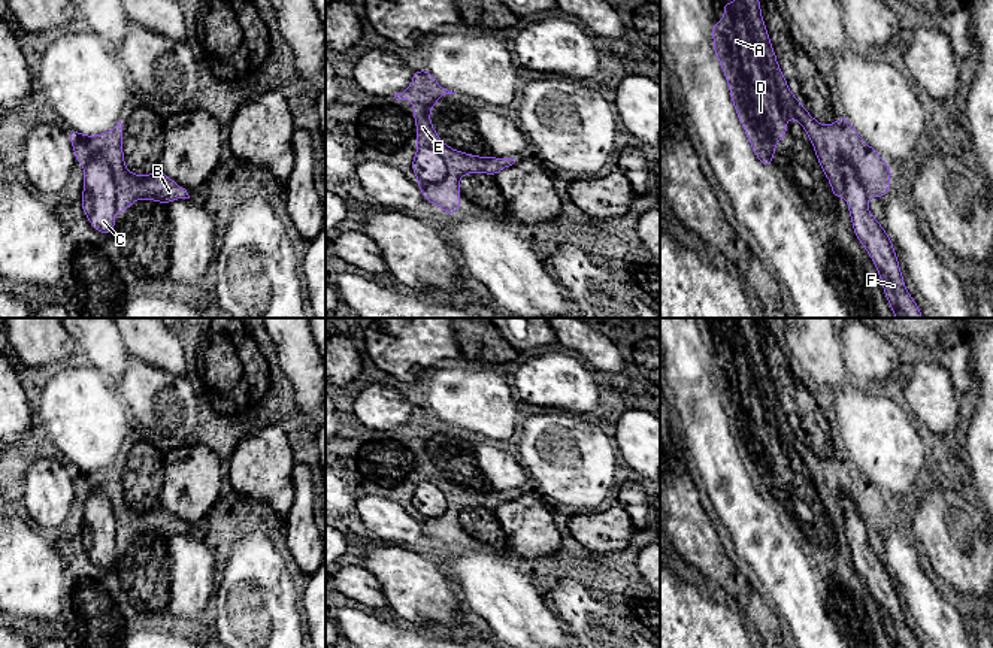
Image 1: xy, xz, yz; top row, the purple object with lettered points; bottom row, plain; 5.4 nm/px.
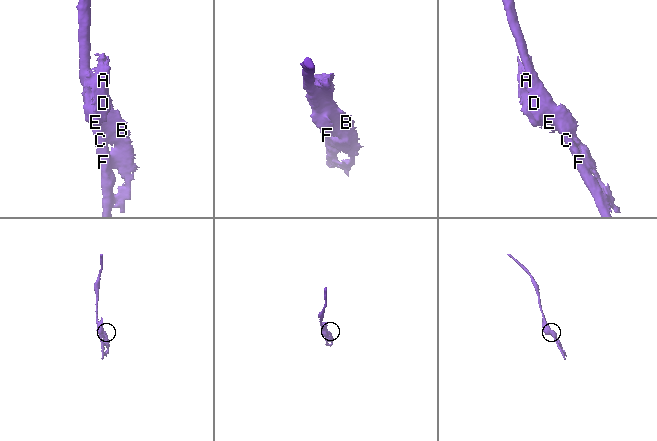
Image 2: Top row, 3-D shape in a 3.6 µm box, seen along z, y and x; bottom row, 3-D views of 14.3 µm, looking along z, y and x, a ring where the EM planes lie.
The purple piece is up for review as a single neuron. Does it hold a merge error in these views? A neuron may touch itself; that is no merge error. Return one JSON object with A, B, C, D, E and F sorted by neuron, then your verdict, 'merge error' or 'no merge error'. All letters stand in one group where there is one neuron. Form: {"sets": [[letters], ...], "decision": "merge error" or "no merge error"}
{"sets": [["A", "B", "D", "E"], ["C", "F"]], "decision": "merge error"}

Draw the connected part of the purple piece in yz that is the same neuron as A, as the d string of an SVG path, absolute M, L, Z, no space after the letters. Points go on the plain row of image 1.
M754 318L733 321L741 333L724 336L724 354L712 357L714 388L721 397L732 437L760 497L771 503L775 479L787 470L787 452L794 451L811 473L838 535L845 530L839 505L842 494L854 502L868 532L885 532L893 503L857 469L845 449L827 460L809 449L791 429L778 400Z

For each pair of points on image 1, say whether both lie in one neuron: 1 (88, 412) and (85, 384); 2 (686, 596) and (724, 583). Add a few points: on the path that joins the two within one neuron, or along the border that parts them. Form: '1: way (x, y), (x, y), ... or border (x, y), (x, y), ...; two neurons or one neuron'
1: way (85, 405), (85, 391); one neuron
2: border (720, 594), (723, 597); two neurons

